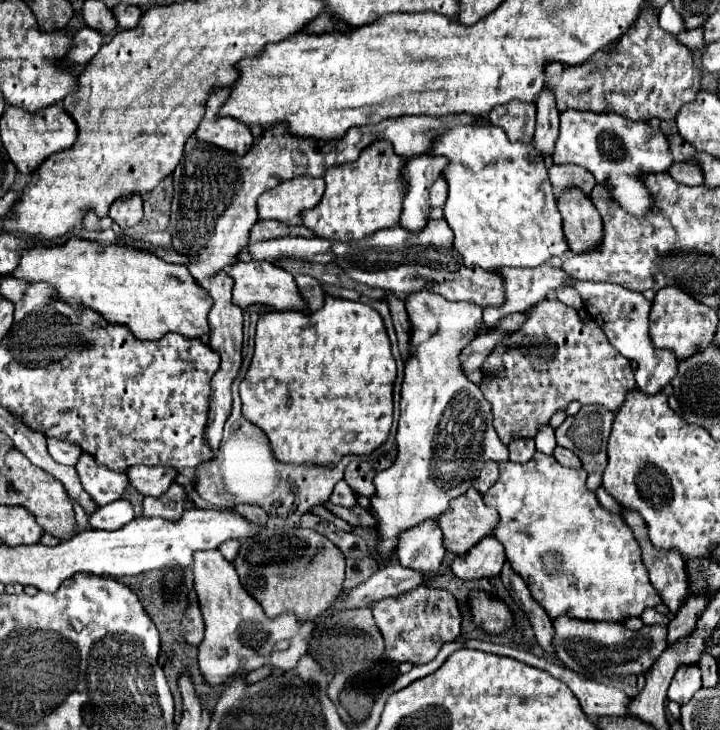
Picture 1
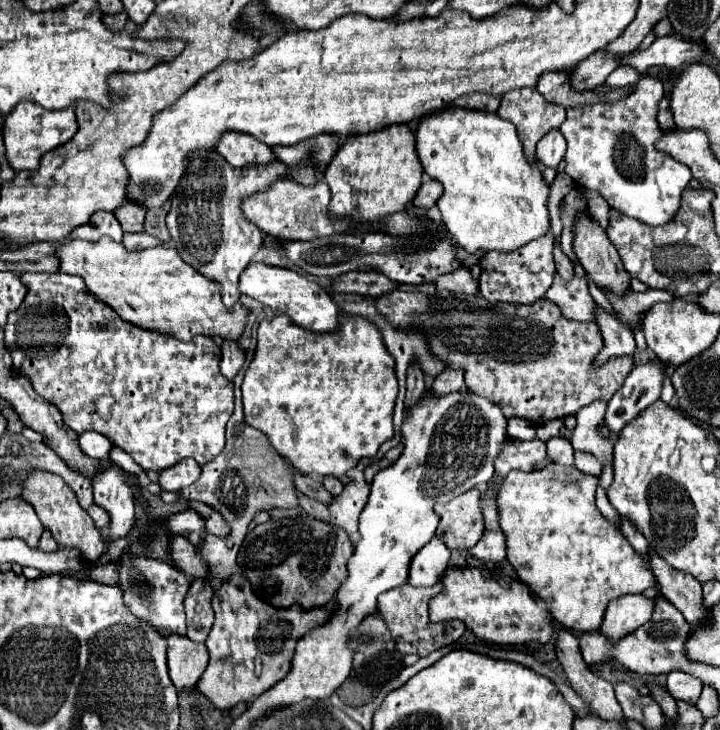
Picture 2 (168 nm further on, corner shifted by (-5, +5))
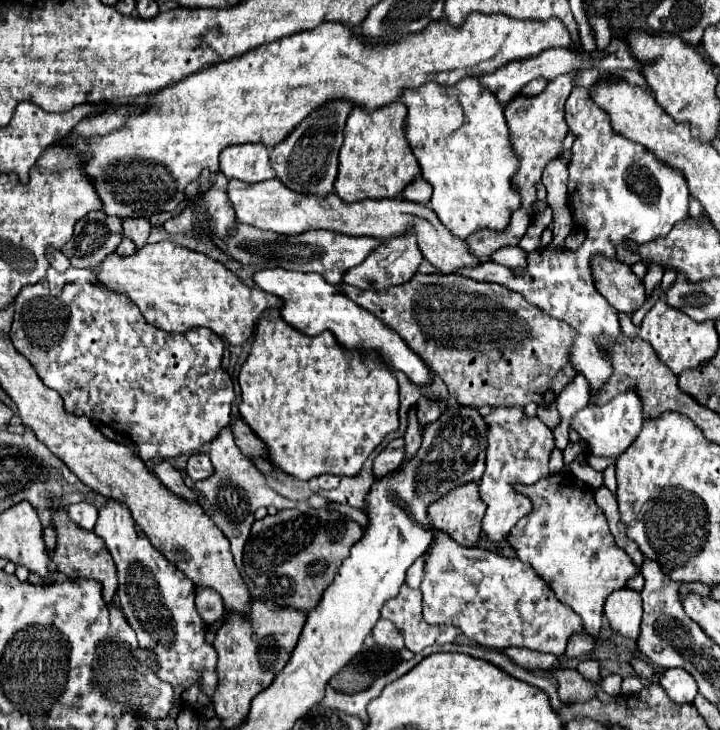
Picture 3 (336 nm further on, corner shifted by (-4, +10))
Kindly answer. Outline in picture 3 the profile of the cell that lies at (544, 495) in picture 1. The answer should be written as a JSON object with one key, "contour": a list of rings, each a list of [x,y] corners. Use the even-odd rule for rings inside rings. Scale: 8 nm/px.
{"contour":[[[563,470],[549,474],[531,486],[515,484],[515,490],[531,500],[533,510],[511,530],[511,548],[519,560],[529,562],[535,572],[547,580],[547,586],[563,604],[575,610],[575,614],[583,620],[585,632],[597,636],[607,596],[623,588],[635,574],[639,574],[639,568],[627,552],[615,544],[607,518],[595,504],[593,490],[571,476],[571,472]]]}

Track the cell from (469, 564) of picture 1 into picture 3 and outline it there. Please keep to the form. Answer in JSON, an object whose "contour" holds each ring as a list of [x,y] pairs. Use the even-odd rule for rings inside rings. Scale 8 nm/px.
{"contour":[[[523,406],[519,408],[493,408],[491,414],[485,416],[489,424],[489,446],[487,446],[487,468],[483,478],[479,480],[479,496],[487,504],[487,512],[483,518],[483,536],[489,542],[501,542],[511,528],[517,524],[525,512],[531,510],[531,502],[525,496],[519,496],[513,490],[513,484],[533,484],[549,474],[547,462],[549,454],[555,448],[551,430],[539,418],[525,418]]]}

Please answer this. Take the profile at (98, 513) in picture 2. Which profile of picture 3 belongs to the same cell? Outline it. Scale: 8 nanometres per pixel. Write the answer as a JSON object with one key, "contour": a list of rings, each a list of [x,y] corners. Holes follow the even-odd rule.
{"contour":[[[79,502],[79,504],[71,504],[65,508],[71,516],[71,520],[83,528],[83,530],[93,530],[95,520],[97,520],[97,508],[89,502]]]}

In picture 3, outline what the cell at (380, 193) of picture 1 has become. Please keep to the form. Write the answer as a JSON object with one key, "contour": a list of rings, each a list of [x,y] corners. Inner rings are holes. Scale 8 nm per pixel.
{"contour":[[[403,102],[389,104],[379,112],[363,112],[353,108],[347,126],[345,142],[339,152],[339,174],[335,180],[335,192],[343,202],[359,202],[365,198],[397,198],[403,188],[419,176],[419,164],[411,156],[405,138],[407,108]]]}

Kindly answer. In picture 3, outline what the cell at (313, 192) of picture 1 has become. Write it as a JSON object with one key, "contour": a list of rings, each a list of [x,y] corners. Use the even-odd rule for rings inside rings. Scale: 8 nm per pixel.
{"contour":[[[271,178],[255,184],[229,180],[227,194],[235,208],[237,222],[251,224],[261,230],[279,232],[283,236],[295,236],[307,230],[333,230],[333,232],[345,232],[347,236],[371,236],[377,240],[389,240],[413,230],[417,236],[417,246],[423,252],[423,256],[443,274],[453,274],[455,270],[463,266],[475,266],[479,261],[481,263],[489,261],[488,256],[479,260],[471,256],[469,244],[465,240],[459,240],[457,236],[451,236],[451,232],[447,232],[447,228],[439,224],[439,218],[435,216],[435,212],[431,212],[429,206],[411,204],[409,200],[403,198],[363,200],[363,202],[347,204],[341,202],[335,192],[327,196],[303,196],[283,186],[279,178]]]}

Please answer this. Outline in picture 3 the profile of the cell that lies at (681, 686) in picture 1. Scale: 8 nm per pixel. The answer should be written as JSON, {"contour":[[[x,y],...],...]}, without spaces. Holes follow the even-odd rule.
{"contour":[[[669,668],[661,674],[659,684],[665,688],[665,692],[669,694],[669,698],[677,704],[685,704],[685,702],[693,702],[697,696],[697,682],[691,674],[687,674],[687,670],[683,668]]]}

